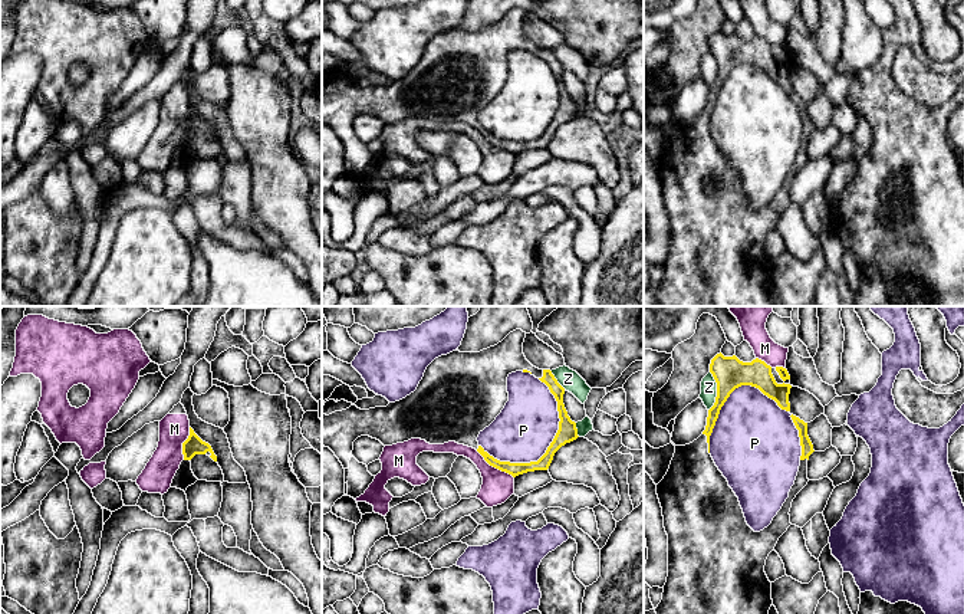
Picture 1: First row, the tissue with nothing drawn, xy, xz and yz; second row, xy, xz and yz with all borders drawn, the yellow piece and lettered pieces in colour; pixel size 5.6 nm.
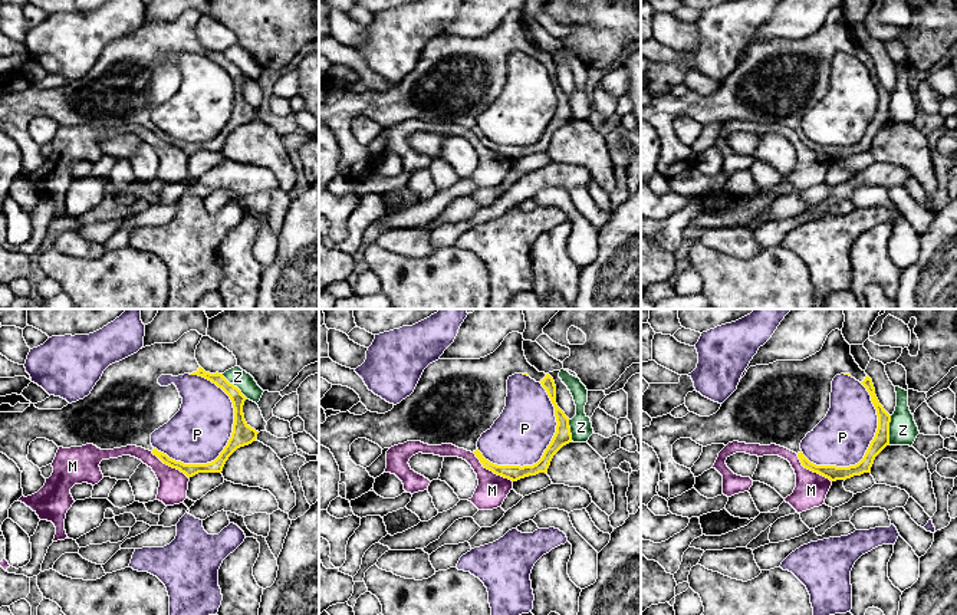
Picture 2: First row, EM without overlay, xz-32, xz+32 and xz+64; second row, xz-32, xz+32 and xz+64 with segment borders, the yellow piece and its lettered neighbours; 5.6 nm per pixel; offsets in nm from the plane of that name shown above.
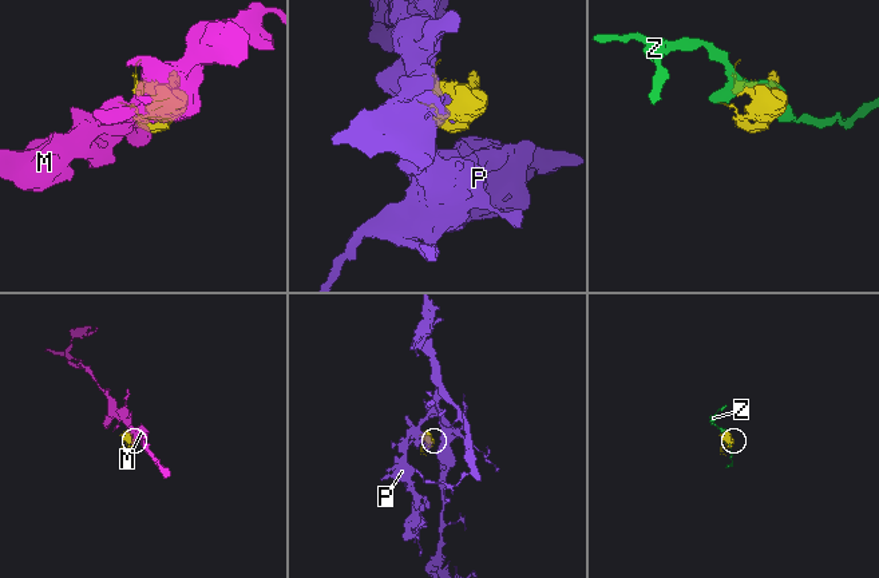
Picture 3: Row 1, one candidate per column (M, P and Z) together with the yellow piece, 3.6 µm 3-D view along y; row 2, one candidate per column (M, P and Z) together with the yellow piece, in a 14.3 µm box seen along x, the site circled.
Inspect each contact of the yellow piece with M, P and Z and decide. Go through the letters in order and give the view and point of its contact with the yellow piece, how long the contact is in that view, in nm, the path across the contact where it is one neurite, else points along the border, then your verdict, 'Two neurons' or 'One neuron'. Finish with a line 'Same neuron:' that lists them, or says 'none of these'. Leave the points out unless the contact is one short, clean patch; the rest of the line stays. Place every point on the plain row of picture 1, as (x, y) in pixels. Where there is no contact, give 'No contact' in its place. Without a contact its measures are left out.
M: Touches yellow at xz (494, 144). Shared border 260 nm. Two neurons
P: Touches yellow at xz (553, 118). Shared border 500 nm. Two neurons
Z: Touches yellow at yz (717, 69). Shared border 220 nm. Two neurons
Same neuron: none of these

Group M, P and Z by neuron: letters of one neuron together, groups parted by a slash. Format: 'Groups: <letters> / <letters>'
Groups: M / P / Z

